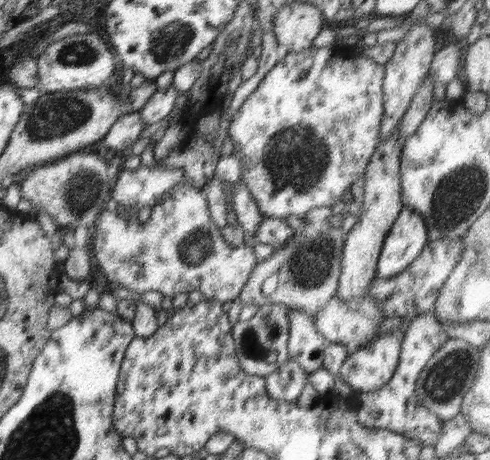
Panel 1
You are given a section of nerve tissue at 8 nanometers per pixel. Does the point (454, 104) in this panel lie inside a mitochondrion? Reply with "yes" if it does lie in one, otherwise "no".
no

